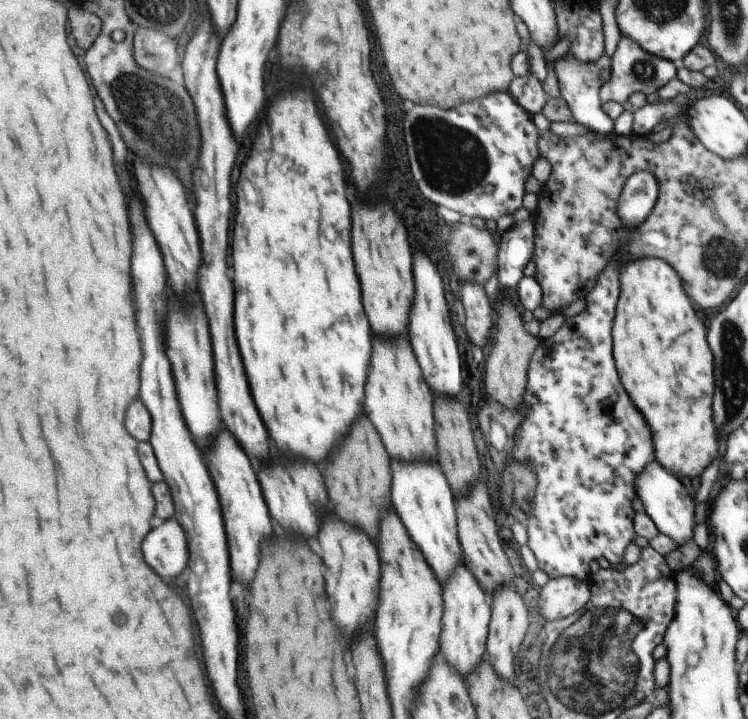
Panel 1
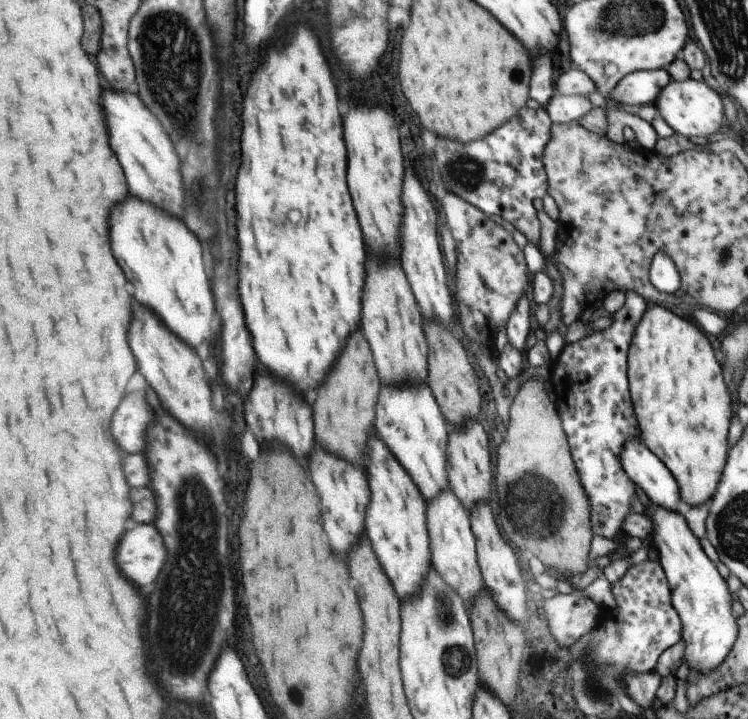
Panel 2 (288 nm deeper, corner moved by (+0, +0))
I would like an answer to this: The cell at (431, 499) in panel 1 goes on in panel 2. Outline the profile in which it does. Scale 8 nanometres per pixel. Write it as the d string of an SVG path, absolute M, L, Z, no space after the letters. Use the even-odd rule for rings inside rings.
M427 382L421 386L385 386L385 392L381 392L381 404L377 404L377 434L381 436L381 440L385 440L385 444L389 444L393 456L397 456L397 460L403 464L405 472L409 472L409 476L421 490L421 496L425 500L433 500L437 494L449 488L449 434L441 416L441 408L435 404L433 392L427 386Z

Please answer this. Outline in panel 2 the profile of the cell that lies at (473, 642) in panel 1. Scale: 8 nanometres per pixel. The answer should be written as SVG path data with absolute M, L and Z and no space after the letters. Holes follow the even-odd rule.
M449 488L429 502L429 544L433 554L433 570L439 572L439 576L465 600L469 608L481 594L485 582L477 564L477 548L475 536L471 532L469 510Z

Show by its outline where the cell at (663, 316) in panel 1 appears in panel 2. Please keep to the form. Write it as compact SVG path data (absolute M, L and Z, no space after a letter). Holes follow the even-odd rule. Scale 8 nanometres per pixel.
M659 306L647 308L637 326L637 336L633 336L633 348L629 348L629 384L633 384L633 408L637 408L637 420L641 420L639 440L673 472L685 504L691 508L709 504L721 484L721 470L727 466L725 458L729 458L727 426L731 426L731 398L705 334L669 310Z

